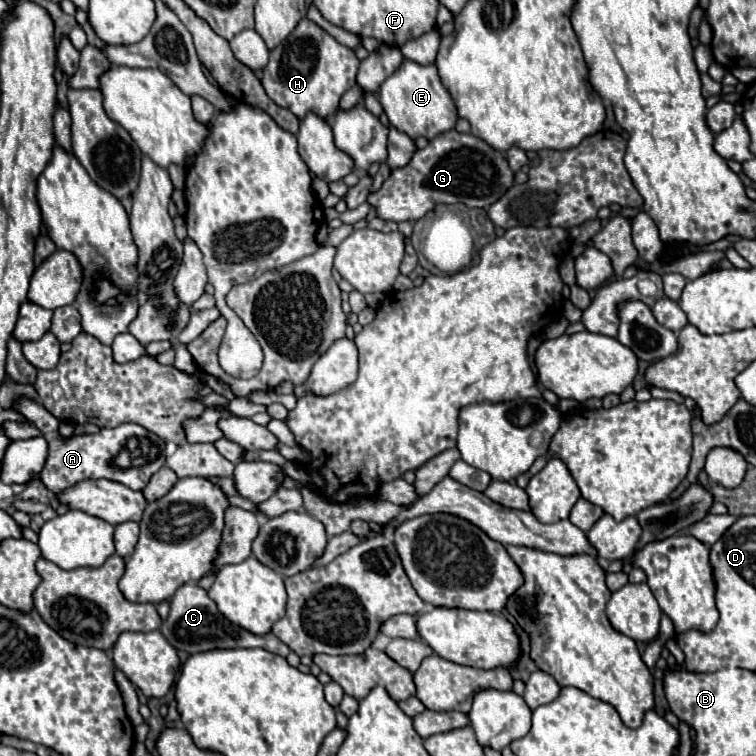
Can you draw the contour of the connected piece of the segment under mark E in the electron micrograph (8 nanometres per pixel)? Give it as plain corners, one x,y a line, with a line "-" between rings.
405,60
379,88
379,102
389,118
389,122
405,132
409,138
425,136
425,138
435,138
441,132
447,132
455,126
457,122
457,108
445,90
445,86
439,80
437,68
431,66
421,66
417,62

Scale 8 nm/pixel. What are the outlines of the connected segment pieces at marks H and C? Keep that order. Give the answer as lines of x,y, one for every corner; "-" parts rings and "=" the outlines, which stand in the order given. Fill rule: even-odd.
303,18
293,34
289,34
281,46
271,50
261,82
267,96
281,108
289,108
299,120
303,120
309,112
329,118
337,112
339,98
345,94
345,90
355,86
357,68
359,60
351,48
339,44
331,34
327,34
309,18
=
195,582
183,584
175,592
175,596
171,598
169,604
171,604
171,612
169,612
169,618
161,626
161,632
167,638
167,642
177,650
183,650
187,654
197,654
197,652
215,650
215,648
265,648
279,656
289,654
289,646
285,646
275,634
269,632
265,636
255,636
255,634
231,624
217,610
217,604
207,596
207,592
201,586
197,586

